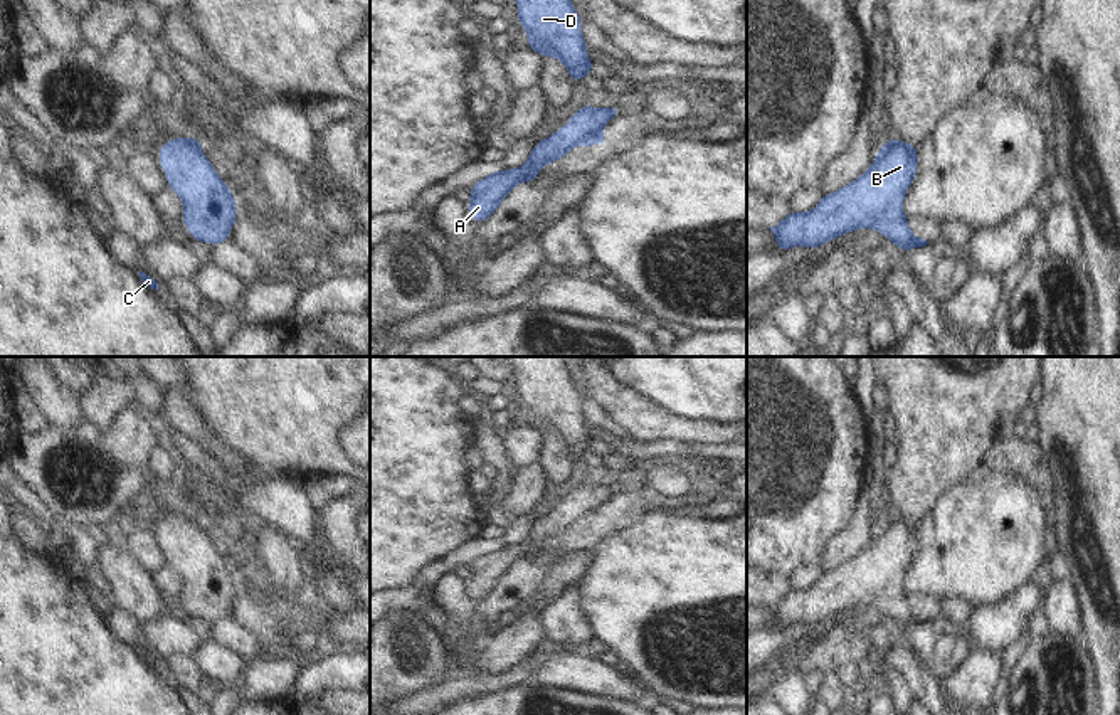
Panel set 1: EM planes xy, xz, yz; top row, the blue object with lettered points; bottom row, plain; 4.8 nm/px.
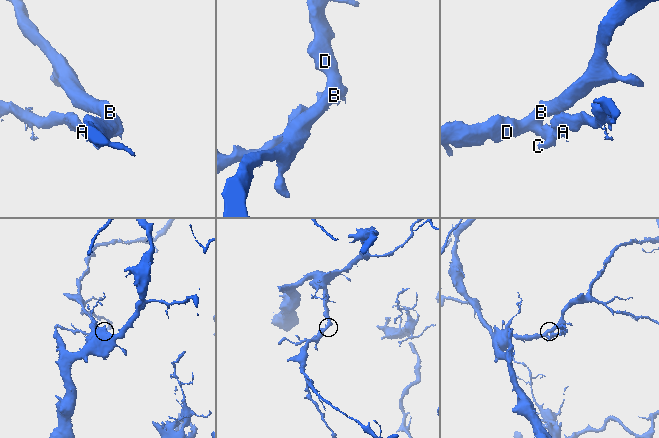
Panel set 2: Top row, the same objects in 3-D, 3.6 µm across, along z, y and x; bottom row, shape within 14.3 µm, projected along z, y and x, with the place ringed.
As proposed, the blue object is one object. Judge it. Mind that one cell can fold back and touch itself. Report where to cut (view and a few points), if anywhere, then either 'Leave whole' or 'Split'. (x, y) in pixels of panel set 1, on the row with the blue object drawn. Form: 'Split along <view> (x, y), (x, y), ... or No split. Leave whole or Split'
No split. Leave whole.

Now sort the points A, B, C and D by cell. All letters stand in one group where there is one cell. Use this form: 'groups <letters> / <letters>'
groups A B C D

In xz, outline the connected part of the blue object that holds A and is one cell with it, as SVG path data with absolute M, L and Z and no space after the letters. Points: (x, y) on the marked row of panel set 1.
M587 101L578 108L565 126L531 146L528 160L520 168L491 170L491 173L469 187L473 193L468 204L468 215L476 222L486 222L510 195L510 192L525 182L538 182L538 172L553 162L565 160L565 155L575 146L590 148L594 145L609 145L602 128L615 116L612 108L594 108Z

